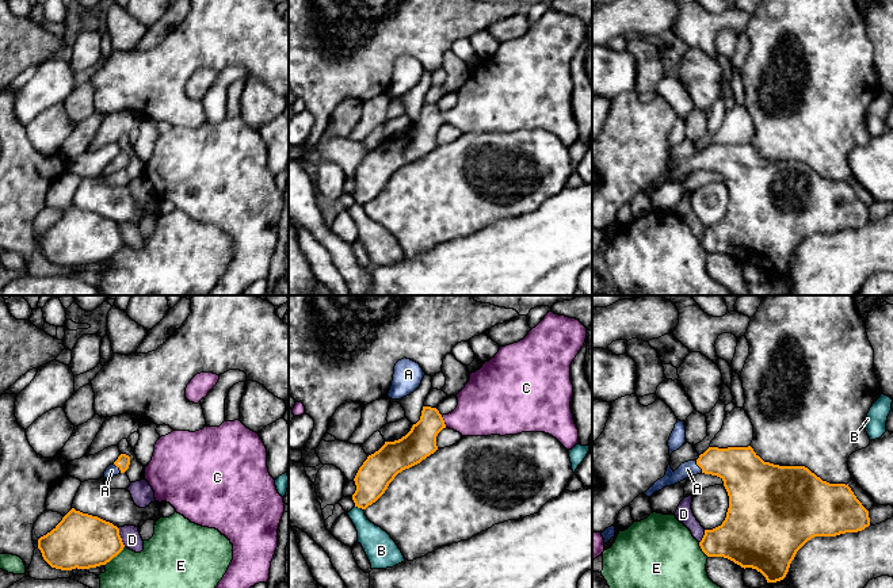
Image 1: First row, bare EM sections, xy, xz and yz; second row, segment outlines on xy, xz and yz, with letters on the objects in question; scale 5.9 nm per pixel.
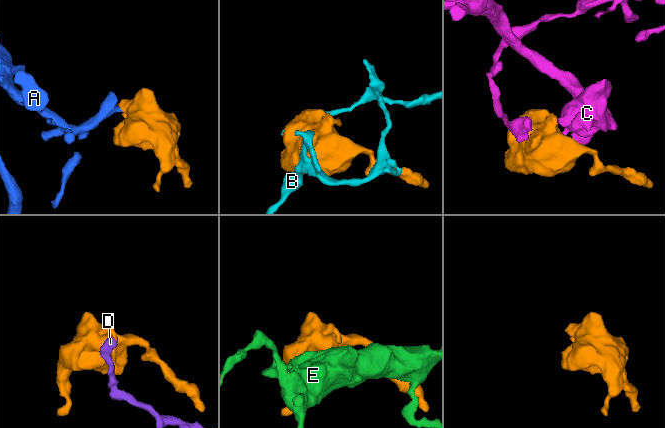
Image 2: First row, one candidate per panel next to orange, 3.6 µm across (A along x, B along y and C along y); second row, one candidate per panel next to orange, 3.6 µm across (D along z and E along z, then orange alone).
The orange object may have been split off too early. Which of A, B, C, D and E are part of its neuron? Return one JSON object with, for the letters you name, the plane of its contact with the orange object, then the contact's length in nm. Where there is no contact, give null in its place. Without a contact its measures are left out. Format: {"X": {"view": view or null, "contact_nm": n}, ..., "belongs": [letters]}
{"A": {"view": "yz", "contact_nm": 90}, "belongs": ["A"]}

